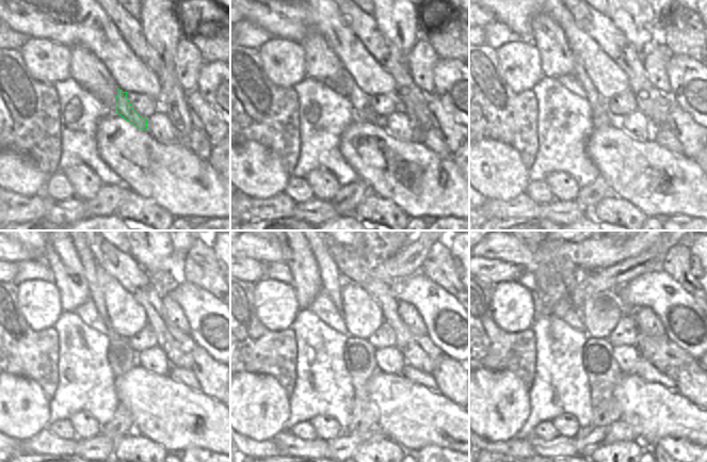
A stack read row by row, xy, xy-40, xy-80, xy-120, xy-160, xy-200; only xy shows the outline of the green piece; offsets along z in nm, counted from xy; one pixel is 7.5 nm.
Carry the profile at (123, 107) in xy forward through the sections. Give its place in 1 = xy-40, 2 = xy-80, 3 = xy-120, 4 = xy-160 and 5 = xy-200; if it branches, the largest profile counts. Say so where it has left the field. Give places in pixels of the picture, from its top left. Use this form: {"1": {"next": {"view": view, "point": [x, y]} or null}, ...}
{"1": {"next": {"view": "xy-40", "point": [359, 100]}}, "2": {"next": {"view": "xy-80", "point": [593, 97]}}, "3": {"next": {"view": "xy-120", "point": [85, 257]}}, "4": {"next": {"view": "xy-160", "point": [332, 281]}}, "5": {"next": {"view": "xy-200", "point": [566, 269]}}}

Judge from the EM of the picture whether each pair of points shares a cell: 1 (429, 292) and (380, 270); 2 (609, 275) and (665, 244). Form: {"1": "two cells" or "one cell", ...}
{"1": "two cells", "2": "one cell"}

